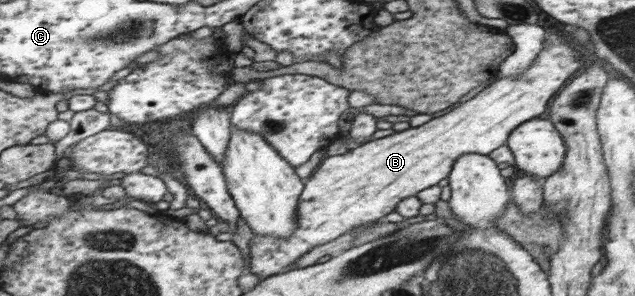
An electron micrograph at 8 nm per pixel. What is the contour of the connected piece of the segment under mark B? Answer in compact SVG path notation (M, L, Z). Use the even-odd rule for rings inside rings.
M551 26L550 36L544 39L544 47L526 71L518 75L510 75L510 77L497 77L494 82L466 103L460 103L450 112L433 118L419 127L411 127L386 138L362 143L344 154L329 156L321 160L316 171L314 170L314 173L307 178L308 181L304 184L299 196L296 230L288 238L272 238L254 234L249 243L250 268L248 271L256 274L259 280L264 280L273 274L284 273L290 270L290 265L296 264L296 261L300 260L300 257L308 253L312 247L330 242L358 225L384 219L389 212L396 210L396 205L400 201L416 196L420 190L436 186L440 180L448 178L456 158L462 154L488 155L499 146L507 144L512 130L523 122L542 116L550 98L582 68L582 62L578 59L580 55L581 52L577 52L571 46L565 34Z

